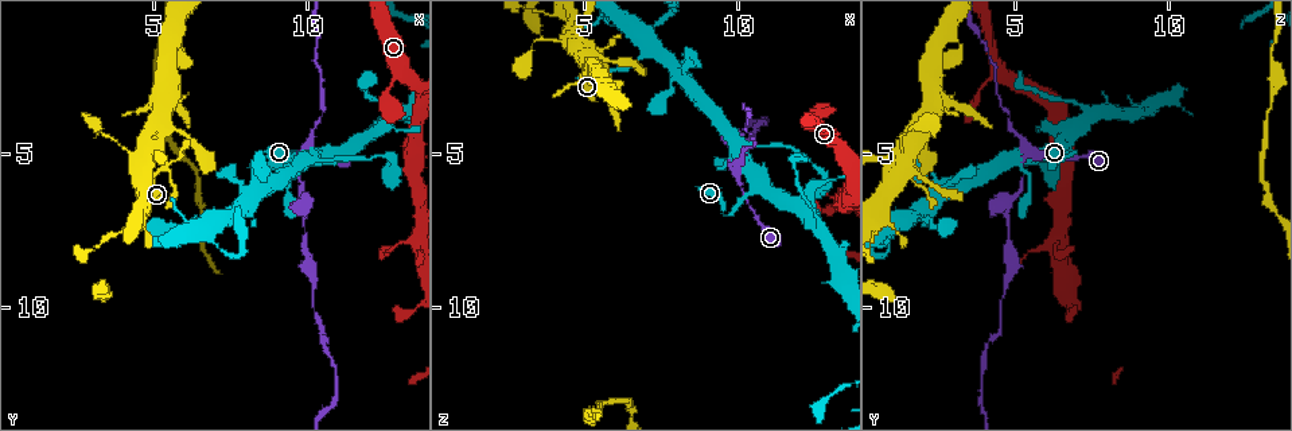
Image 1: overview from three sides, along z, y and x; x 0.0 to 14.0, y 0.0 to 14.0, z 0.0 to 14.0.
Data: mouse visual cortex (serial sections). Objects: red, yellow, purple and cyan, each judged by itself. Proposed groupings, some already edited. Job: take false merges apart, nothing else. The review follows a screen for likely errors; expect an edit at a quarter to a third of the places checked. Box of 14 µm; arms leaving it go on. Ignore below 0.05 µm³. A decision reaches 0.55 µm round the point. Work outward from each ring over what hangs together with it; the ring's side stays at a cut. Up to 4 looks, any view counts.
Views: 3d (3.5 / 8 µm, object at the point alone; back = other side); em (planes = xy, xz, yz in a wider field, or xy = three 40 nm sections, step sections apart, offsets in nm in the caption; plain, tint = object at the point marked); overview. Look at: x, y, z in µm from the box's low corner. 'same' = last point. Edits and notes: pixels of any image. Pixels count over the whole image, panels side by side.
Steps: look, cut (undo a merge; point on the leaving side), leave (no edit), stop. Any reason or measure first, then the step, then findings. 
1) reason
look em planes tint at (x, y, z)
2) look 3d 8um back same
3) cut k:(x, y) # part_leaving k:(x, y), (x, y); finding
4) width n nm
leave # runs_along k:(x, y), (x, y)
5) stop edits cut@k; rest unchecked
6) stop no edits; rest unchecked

look 3d 3.5um at (13.2, 7.8, 6.3)

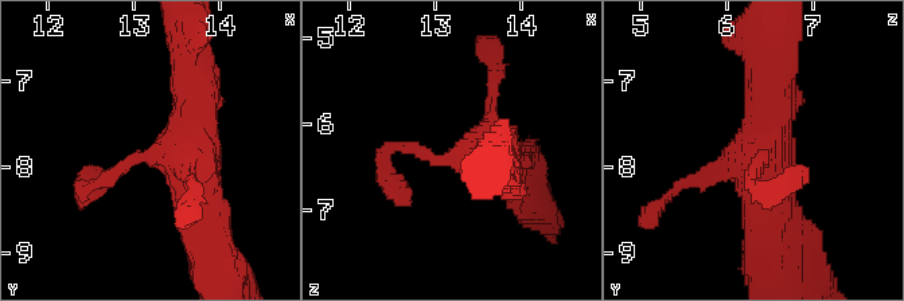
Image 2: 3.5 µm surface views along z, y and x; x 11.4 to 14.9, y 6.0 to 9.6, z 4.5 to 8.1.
leave # runs_along 2:(194, 101), (194, 155), (140, 155), (82, 191); all the same cell

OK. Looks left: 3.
calibre changes
look 3d 3.5um at (12.8, 2.8, 4.1)

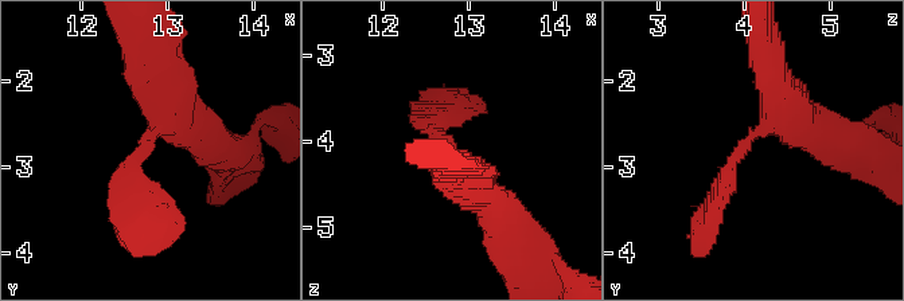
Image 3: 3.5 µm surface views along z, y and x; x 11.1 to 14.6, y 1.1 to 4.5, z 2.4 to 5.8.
arm_widths 250, 450 nm
look em xy step 5 tint at (12.80, 2.70, 4.05)

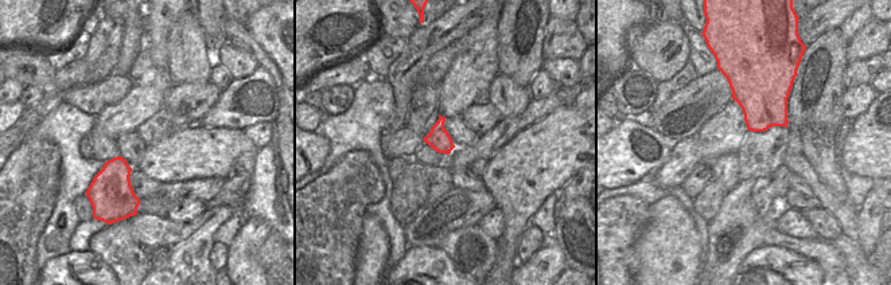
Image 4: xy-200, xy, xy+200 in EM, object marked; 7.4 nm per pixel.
leave # runs_along 3:(770, 73), (784, 97), (708, 212); all the same cell

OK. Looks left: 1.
stop no edits; rest unchecked

